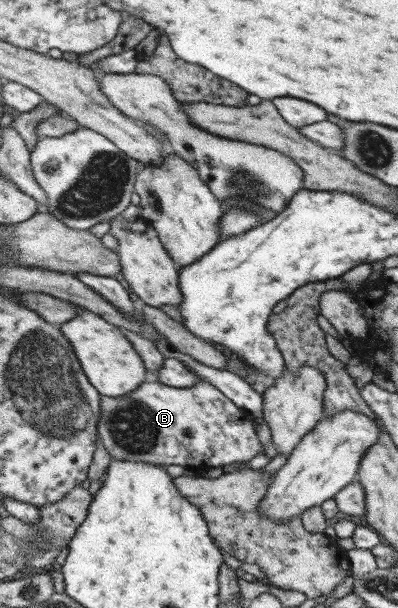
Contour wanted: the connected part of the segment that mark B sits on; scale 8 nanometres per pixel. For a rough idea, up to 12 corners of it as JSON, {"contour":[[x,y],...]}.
{"contour":[[210,383],[103,397],[111,459],[205,469],[264,454]]}

